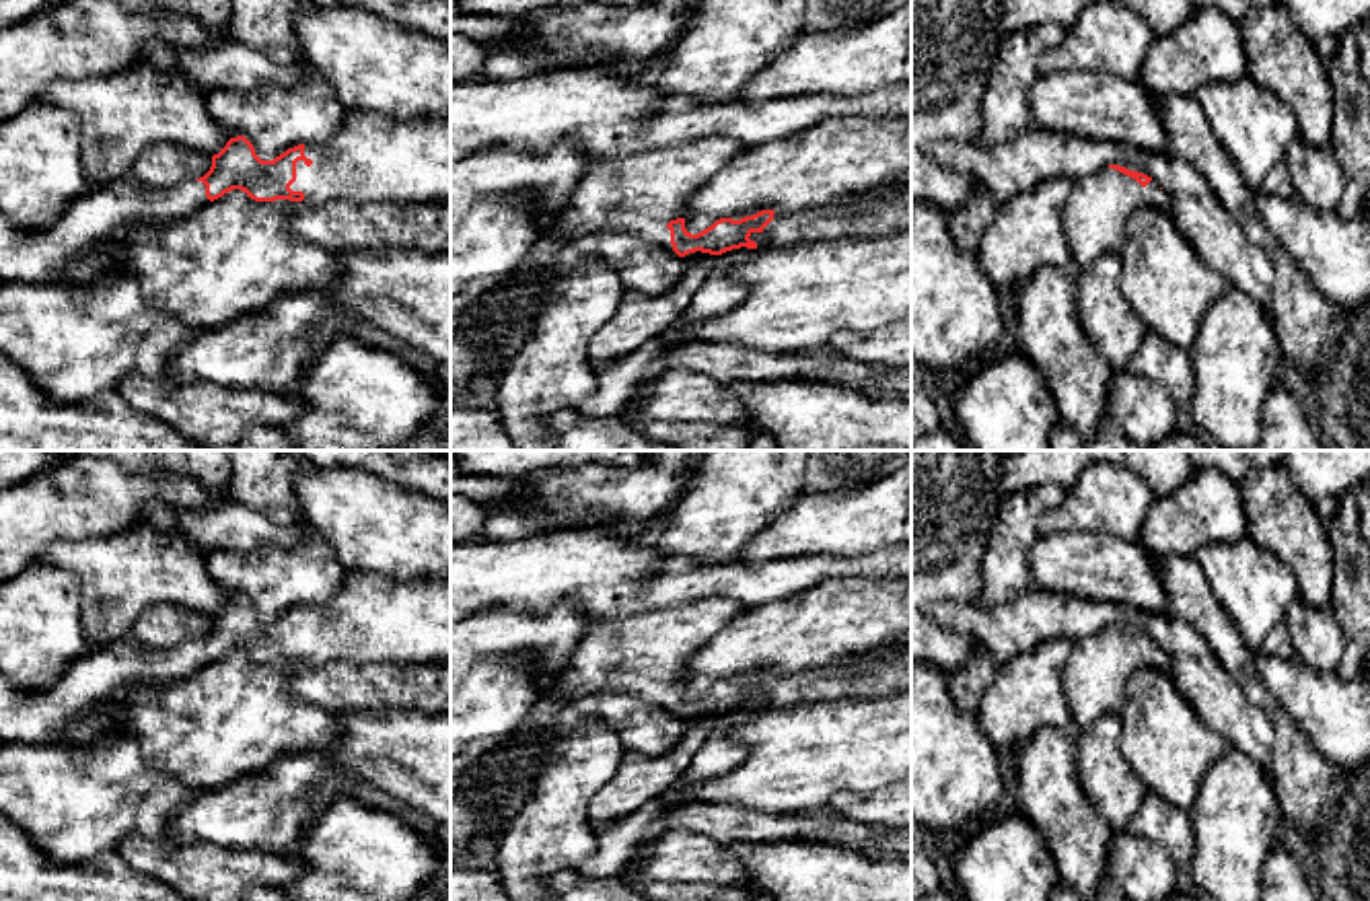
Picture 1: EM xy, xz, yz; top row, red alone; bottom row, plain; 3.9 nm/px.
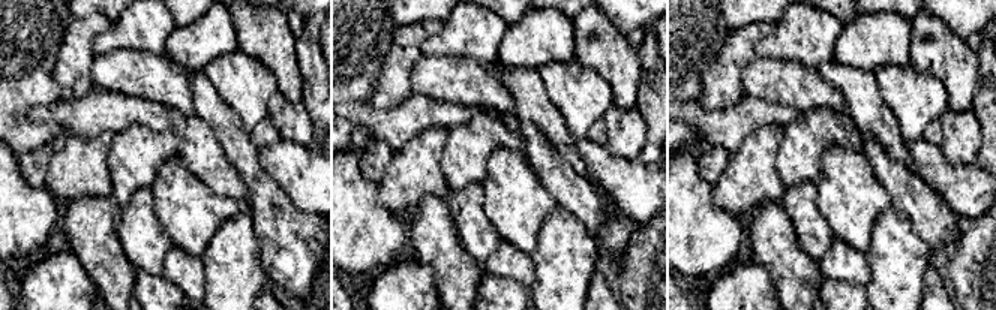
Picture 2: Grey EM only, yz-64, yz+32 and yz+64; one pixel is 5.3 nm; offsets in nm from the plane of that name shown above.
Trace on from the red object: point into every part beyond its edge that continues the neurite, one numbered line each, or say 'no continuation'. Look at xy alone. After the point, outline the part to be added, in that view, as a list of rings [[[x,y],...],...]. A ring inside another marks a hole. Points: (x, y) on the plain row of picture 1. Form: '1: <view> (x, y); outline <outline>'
1: xy (371, 618); outline [[[346,572],[339,590],[327,601],[304,605],[296,623],[292,652],[302,652],[304,662],[321,666],[337,660],[350,662],[430,662],[450,664],[450,578],[416,578],[399,582],[374,572]]]
2: xy (101, 681); outline [[[128,636],[68,662],[47,689],[25,691],[0,675],[0,747],[58,743],[66,728],[91,716],[123,720],[134,689],[163,689],[206,664],[202,642],[160,652]]]

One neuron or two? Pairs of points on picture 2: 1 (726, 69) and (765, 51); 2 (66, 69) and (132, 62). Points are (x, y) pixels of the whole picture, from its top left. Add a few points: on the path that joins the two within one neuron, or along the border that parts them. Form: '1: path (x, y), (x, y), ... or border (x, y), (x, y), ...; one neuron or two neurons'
1: border (774, 26), (774, 30), (755, 47), (755, 56); two neurons
2: border (95, 54), (90, 69), (93, 89); two neurons

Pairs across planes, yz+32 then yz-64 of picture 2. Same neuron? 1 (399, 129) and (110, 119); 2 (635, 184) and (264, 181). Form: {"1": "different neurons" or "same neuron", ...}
{"1": "same neuron", "2": "different neurons"}

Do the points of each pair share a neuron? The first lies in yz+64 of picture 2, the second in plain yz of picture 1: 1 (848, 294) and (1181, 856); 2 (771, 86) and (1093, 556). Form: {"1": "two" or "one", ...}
{"1": "two", "2": "one"}

